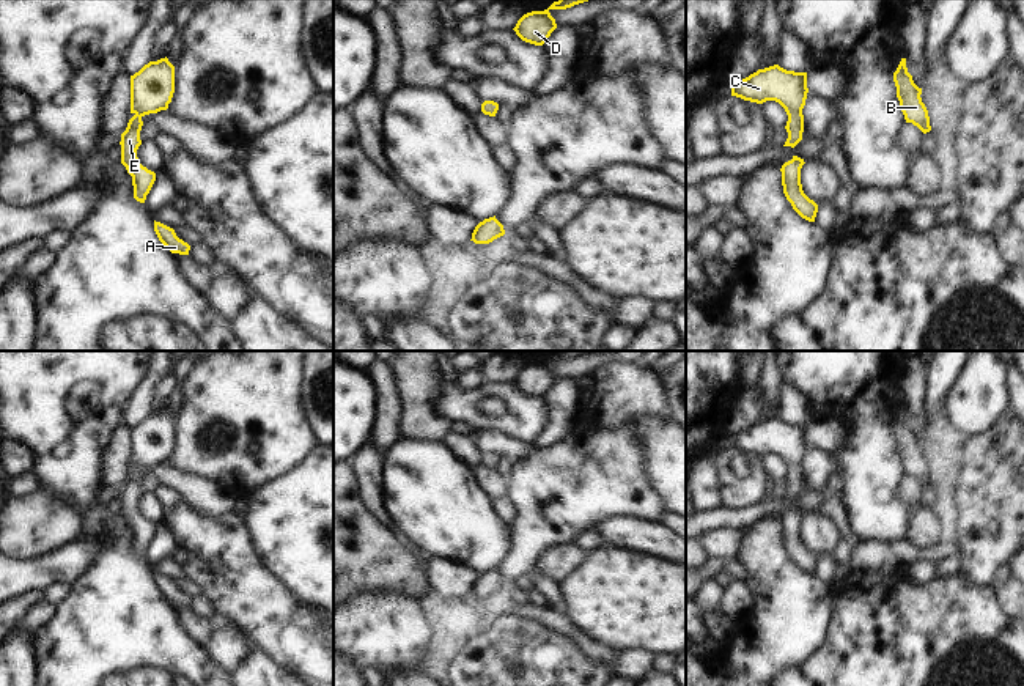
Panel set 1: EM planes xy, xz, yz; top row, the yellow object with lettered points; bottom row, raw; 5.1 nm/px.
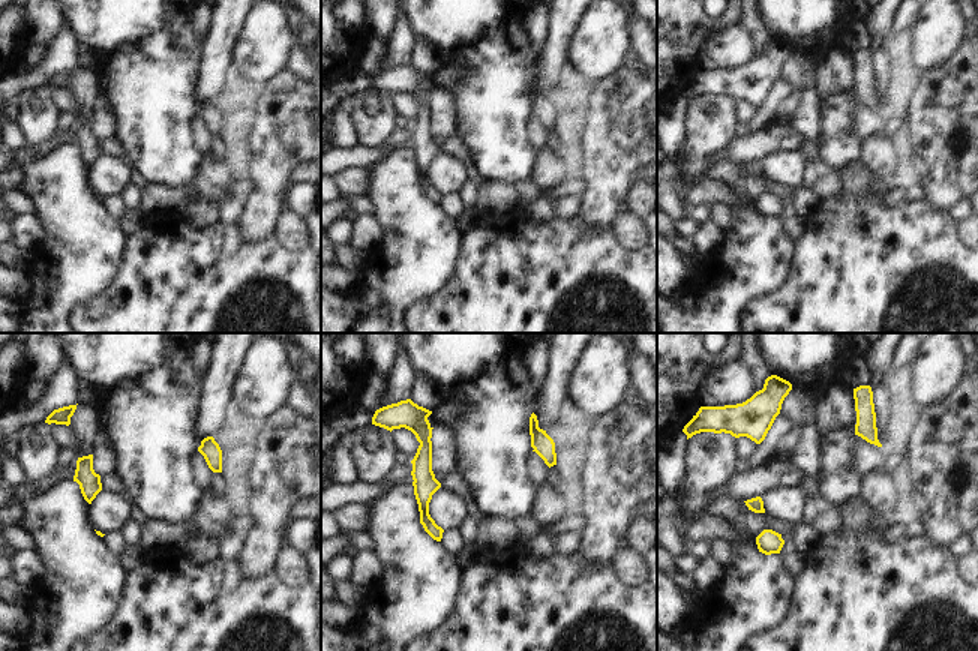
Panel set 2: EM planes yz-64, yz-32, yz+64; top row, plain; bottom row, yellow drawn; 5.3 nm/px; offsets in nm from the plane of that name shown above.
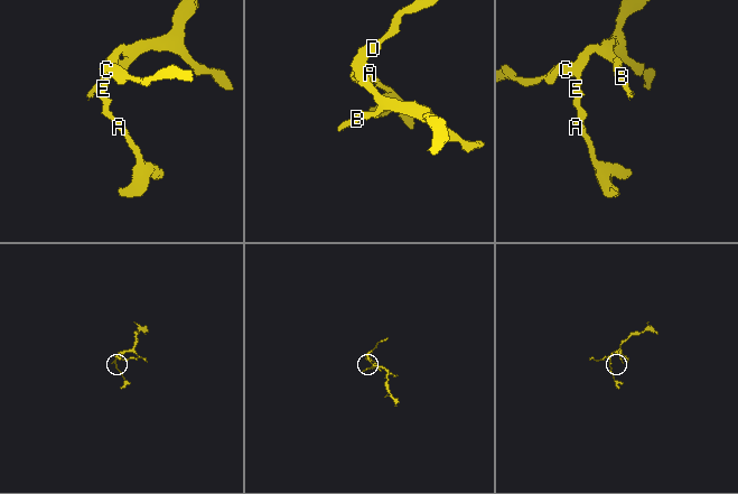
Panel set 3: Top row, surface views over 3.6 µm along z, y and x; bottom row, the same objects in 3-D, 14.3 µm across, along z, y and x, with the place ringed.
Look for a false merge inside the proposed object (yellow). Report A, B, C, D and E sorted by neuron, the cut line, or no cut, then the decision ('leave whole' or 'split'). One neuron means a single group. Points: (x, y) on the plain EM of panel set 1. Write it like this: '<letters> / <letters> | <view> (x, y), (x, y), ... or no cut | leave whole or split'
A B C D E | no cut | leave whole

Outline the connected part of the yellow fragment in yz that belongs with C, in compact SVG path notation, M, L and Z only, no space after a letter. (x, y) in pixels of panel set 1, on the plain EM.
M779 417L758 422L749 430L731 436L731 448L757 456L775 453L785 461L788 467L785 478L788 491L783 499L791 500L802 492L802 461L807 445L807 425L786 423Z

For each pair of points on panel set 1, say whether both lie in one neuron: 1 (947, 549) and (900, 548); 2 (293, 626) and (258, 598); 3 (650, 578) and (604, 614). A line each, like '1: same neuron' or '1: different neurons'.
1: same neuron
2: same neuron
3: same neuron

